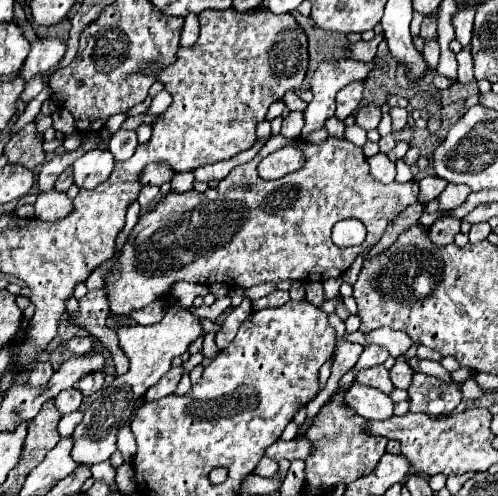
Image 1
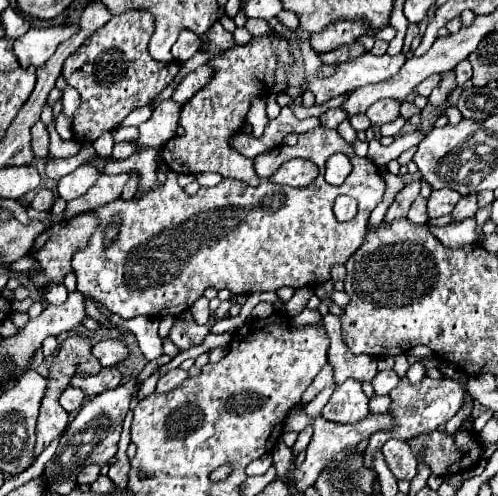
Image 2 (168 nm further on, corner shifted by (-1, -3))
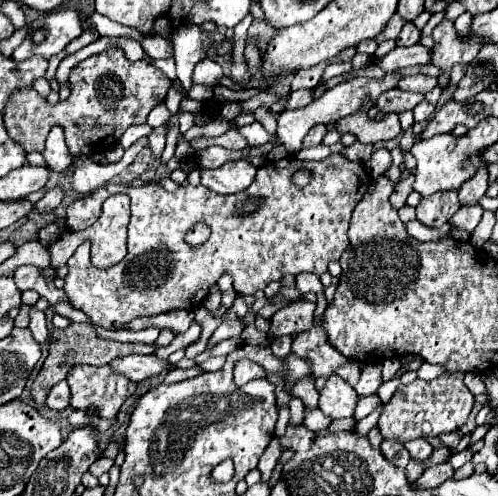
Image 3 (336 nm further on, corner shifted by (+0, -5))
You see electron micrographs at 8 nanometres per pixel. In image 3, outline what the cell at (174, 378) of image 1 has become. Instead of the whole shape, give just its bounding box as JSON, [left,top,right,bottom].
[163,367,201,383]

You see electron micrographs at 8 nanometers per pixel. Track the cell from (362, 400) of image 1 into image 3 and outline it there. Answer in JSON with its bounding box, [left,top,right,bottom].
[319,375,359,419]

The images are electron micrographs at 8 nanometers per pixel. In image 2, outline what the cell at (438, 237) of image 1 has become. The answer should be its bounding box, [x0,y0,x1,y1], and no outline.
[452,195,478,221]

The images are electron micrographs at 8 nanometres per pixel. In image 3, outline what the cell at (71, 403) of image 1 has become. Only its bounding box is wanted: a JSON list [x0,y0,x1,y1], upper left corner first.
[47,381,71,411]

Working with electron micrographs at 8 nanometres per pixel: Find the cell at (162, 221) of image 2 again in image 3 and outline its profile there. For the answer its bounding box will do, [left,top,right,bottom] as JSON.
[65,153,373,329]

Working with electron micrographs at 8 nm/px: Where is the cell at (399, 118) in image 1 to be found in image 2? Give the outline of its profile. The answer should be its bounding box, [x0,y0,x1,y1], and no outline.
[382,117,406,137]

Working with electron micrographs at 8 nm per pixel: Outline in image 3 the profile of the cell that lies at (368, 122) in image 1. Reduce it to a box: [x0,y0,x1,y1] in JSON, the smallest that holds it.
[377,89,423,113]

